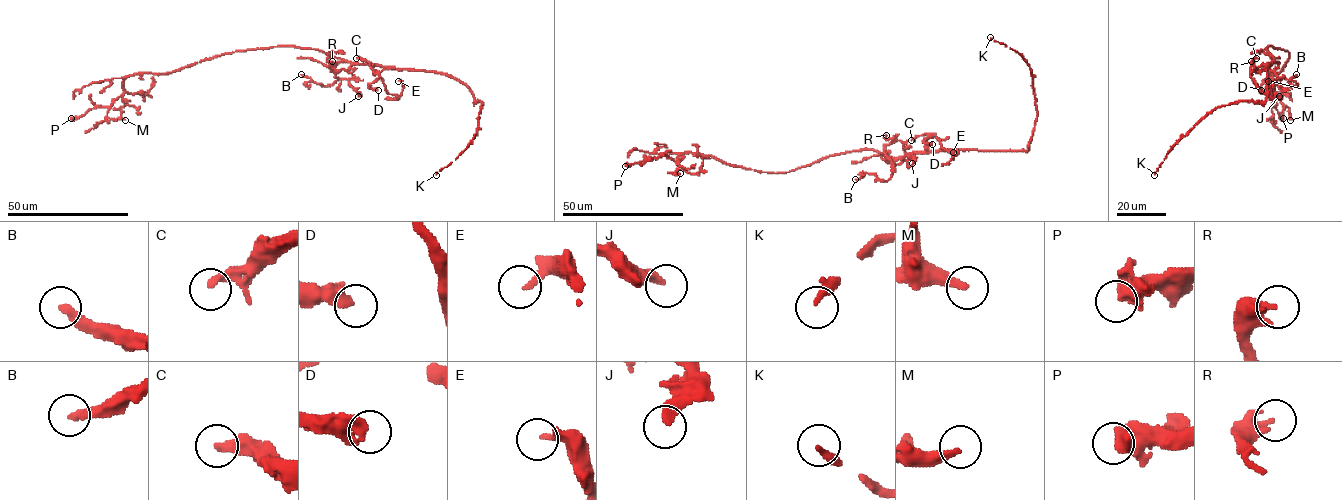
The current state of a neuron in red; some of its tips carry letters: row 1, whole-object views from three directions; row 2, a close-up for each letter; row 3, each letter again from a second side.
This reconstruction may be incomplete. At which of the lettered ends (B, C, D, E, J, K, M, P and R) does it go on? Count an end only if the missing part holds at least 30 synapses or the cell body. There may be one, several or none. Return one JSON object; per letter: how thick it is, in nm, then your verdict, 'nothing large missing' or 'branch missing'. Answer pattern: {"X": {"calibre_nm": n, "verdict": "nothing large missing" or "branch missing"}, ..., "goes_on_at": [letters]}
{"B": {"calibre_nm": 300, "verdict": "nothing large missing"}, "C": {"calibre_nm": 280, "verdict": "nothing large missing"}, "D": {"calibre_nm": 360, "verdict": "nothing large missing"}, "E": {"calibre_nm": 200, "verdict": "nothing large missing"}, "J": {"calibre_nm": 360, "verdict": "nothing large missing"}, "K": {"calibre_nm": 240, "verdict": "nothing large missing"}, "M": {"calibre_nm": 280, "verdict": "nothing large missing"}, "P": {"calibre_nm": 440, "verdict": "nothing large missing"}, "R": {"calibre_nm": 360, "verdict": "nothing large missing"}, "goes_on_at": []}

